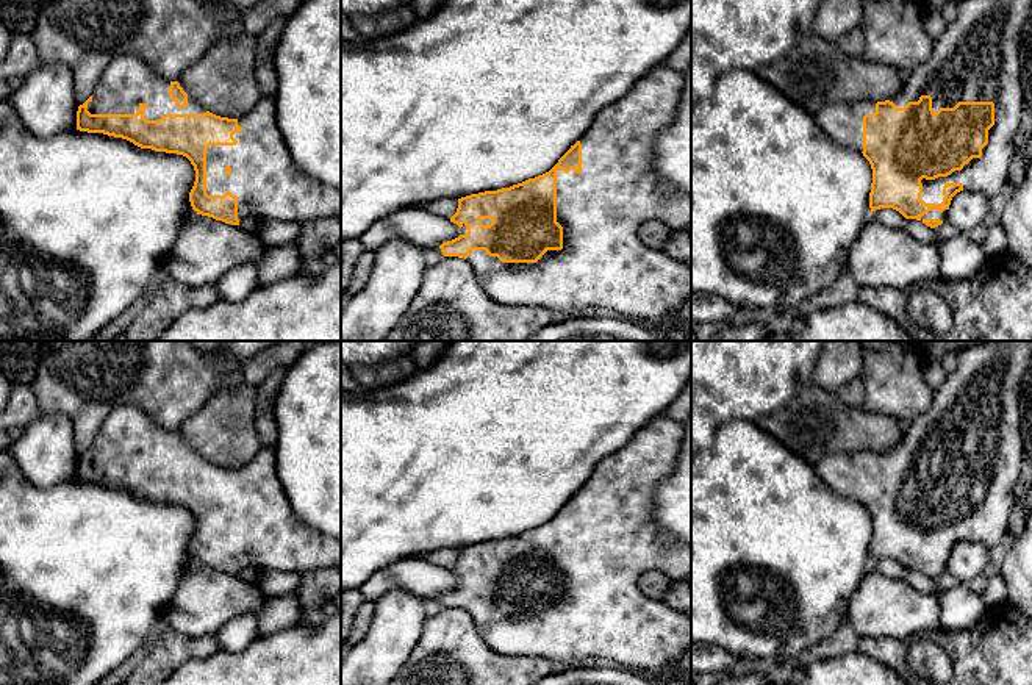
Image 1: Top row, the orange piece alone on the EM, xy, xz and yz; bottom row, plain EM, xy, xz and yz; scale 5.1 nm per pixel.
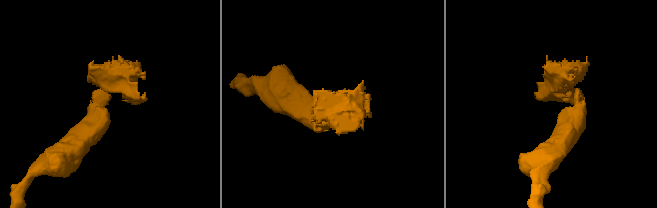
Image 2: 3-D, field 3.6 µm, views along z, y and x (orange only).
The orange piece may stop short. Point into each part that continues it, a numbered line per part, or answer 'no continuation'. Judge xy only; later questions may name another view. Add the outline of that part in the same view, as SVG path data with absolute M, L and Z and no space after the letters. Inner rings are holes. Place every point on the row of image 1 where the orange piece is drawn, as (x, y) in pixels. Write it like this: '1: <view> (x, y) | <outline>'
1: xy (127, 80) | M124 53L103 70L88 103L91 114L136 114L141 103L147 120L164 114L203 114L206 109L188 95L188 106L178 108L169 95L170 81L155 74L139 56Z

